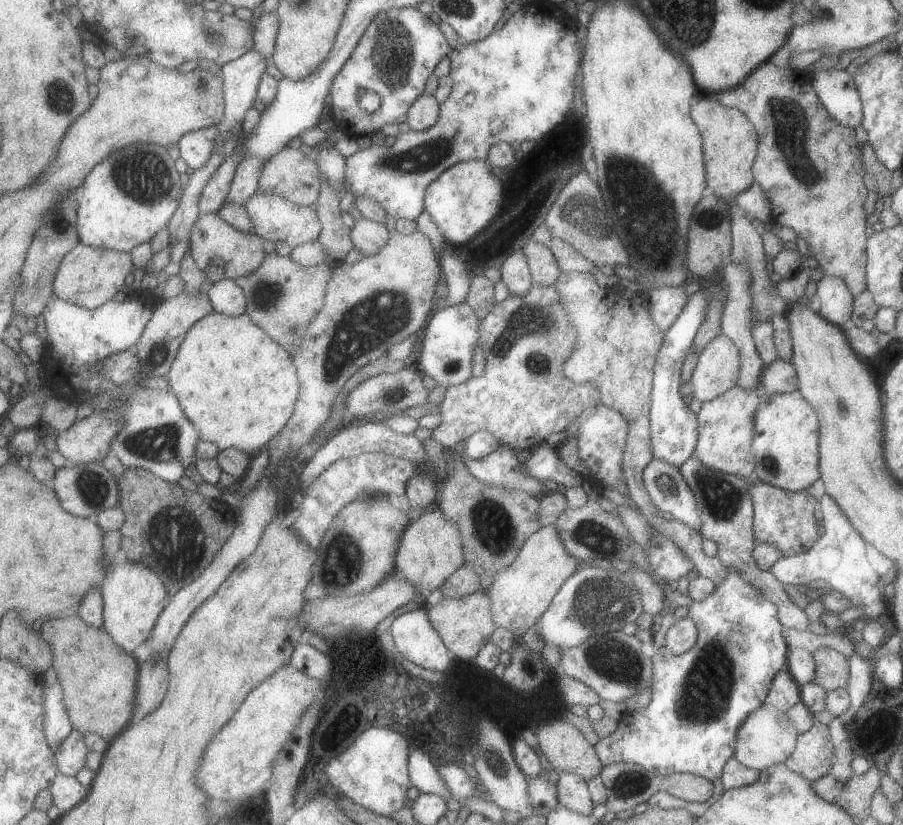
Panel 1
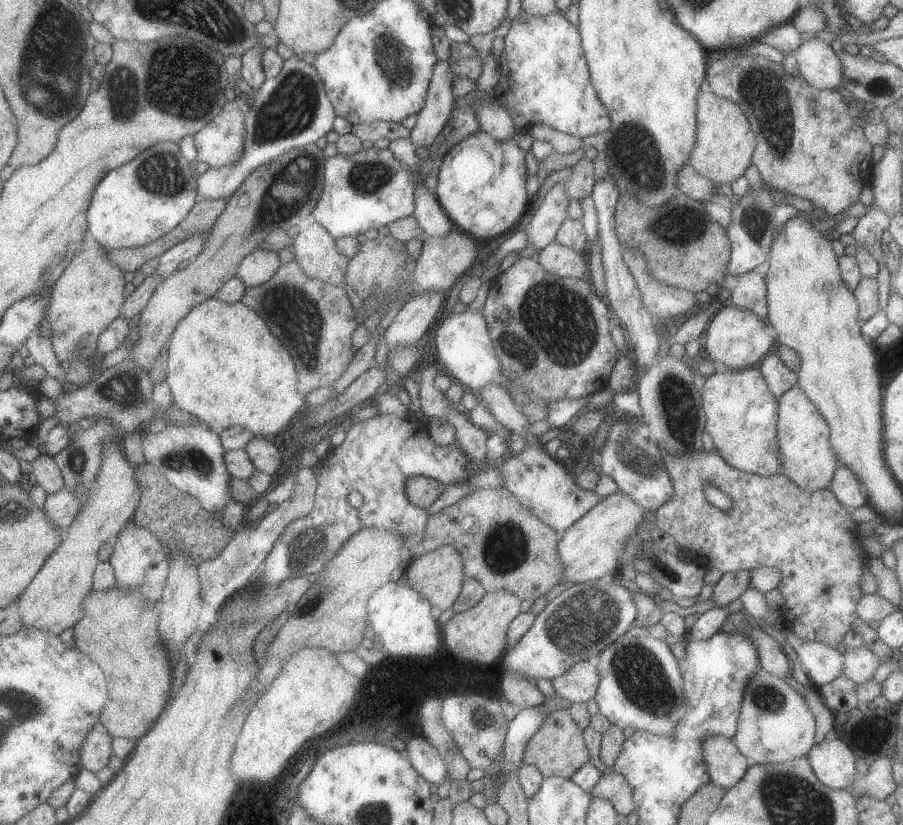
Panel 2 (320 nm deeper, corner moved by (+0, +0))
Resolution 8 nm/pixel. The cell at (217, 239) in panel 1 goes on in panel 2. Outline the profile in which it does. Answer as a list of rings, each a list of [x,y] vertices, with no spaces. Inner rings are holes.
[[[257,249],[243,260],[238,276],[248,287],[258,287],[269,282],[282,266],[277,250]]]

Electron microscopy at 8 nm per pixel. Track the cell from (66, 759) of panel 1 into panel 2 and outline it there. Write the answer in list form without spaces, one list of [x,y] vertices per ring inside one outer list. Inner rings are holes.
[[[103,723],[94,726],[91,734],[87,736],[87,744],[83,746],[83,768],[93,772],[107,768],[109,760],[115,755],[113,739],[114,736],[103,726]]]

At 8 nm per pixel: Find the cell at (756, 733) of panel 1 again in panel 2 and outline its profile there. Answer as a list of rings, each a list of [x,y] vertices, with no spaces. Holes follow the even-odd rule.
[[[759,669],[743,689],[735,734],[731,740],[752,764],[782,763],[799,758],[814,745],[815,721],[803,697],[785,680]]]

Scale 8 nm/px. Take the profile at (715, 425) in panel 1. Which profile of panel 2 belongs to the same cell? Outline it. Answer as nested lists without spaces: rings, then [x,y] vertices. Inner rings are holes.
[[[758,365],[739,371],[717,369],[705,378],[700,391],[706,416],[704,431],[711,437],[713,450],[737,470],[762,477],[779,474],[776,437],[778,399],[769,392]]]

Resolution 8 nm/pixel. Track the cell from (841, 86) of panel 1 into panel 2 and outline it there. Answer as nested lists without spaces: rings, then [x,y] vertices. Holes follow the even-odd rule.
[[[818,39],[801,43],[793,55],[798,64],[800,76],[812,87],[818,89],[842,86],[842,68],[835,52]]]

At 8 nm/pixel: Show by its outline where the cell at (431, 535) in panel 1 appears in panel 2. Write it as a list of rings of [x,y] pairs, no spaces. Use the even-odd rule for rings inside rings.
[[[445,545],[432,553],[425,552],[420,559],[416,559],[413,564],[409,564],[404,569],[402,577],[417,592],[422,593],[424,597],[431,601],[438,616],[446,610],[454,608],[462,594],[464,580],[467,576],[462,554],[453,545]]]

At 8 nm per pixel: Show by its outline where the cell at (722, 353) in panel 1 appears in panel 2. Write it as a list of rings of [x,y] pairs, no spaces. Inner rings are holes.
[[[724,303],[706,323],[701,345],[717,369],[739,371],[750,366],[757,366],[762,358],[774,349],[776,341],[770,325],[766,325],[752,312]]]

